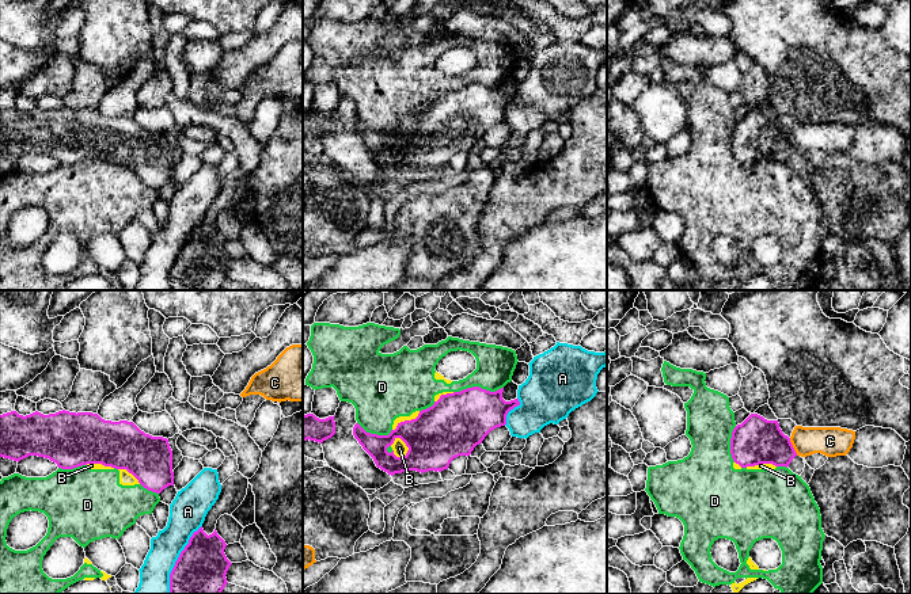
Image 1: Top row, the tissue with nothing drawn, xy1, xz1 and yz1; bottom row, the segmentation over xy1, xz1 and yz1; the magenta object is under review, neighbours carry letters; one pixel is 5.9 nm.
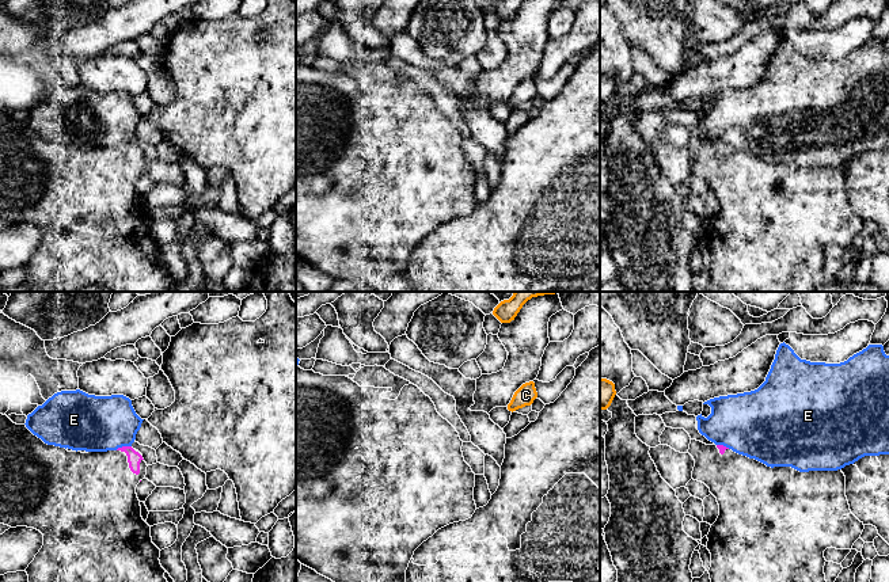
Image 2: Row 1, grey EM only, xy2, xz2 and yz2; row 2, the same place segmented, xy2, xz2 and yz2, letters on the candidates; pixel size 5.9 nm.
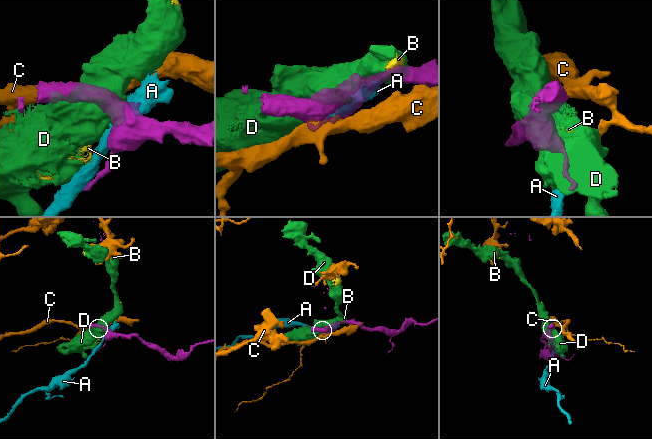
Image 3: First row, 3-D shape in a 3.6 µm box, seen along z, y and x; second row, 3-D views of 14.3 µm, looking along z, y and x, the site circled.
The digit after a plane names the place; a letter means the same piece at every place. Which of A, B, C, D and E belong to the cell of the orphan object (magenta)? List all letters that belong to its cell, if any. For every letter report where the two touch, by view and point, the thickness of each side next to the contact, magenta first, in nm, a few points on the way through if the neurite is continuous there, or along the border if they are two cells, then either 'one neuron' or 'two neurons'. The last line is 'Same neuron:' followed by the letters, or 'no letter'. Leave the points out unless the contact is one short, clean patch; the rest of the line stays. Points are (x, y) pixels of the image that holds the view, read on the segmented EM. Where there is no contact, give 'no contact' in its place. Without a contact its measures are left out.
A: xy1 (178, 559) | 320/190 nm | two neurons
B: xz1 (406, 445) | 340/90 nm | two neurons
C: yz1 (792, 446) | 280/180 nm | along yz1 (789, 438), (797, 454) | two neurons
D: xz1 (478, 387) | 360/220 nm | two neurons
E: xy2 (122, 447) | 80/340 nm | along xy2 (130, 445), (122, 445), (116, 449) | two neurons
Same neuron: no letter

